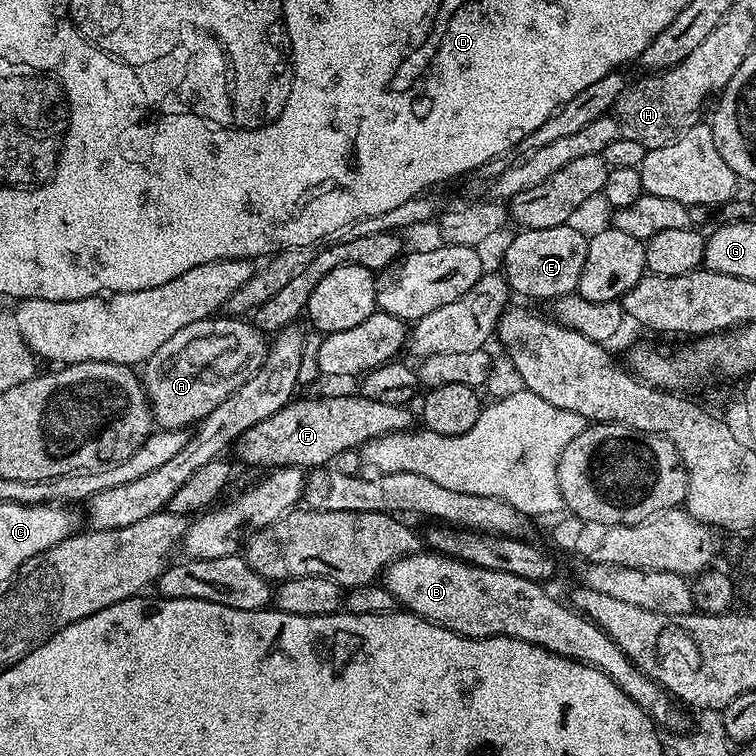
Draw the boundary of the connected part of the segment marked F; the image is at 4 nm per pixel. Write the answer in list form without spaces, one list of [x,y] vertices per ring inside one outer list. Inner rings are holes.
[[[353,394],[353,396],[320,396],[317,400],[293,399],[278,414],[250,426],[234,443],[236,456],[240,460],[249,460],[252,464],[283,465],[285,468],[302,468],[311,470],[335,461],[339,452],[359,449],[367,440],[383,436],[385,432],[399,431],[405,424],[404,417],[409,409],[404,406],[386,406],[370,398]]]

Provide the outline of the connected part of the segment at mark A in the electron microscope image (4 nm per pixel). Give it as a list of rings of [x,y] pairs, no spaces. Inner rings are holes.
[[[208,322],[203,328],[212,340],[200,336],[196,345],[192,345],[193,329],[183,328],[146,361],[146,397],[157,429],[164,430],[162,416],[182,416],[192,410],[196,410],[194,414],[202,421],[227,396],[238,391],[247,380],[251,380],[256,369],[264,364],[266,336],[250,322],[244,322],[237,328],[215,328],[212,322]],[[228,344],[237,344],[236,352],[231,352]]]

